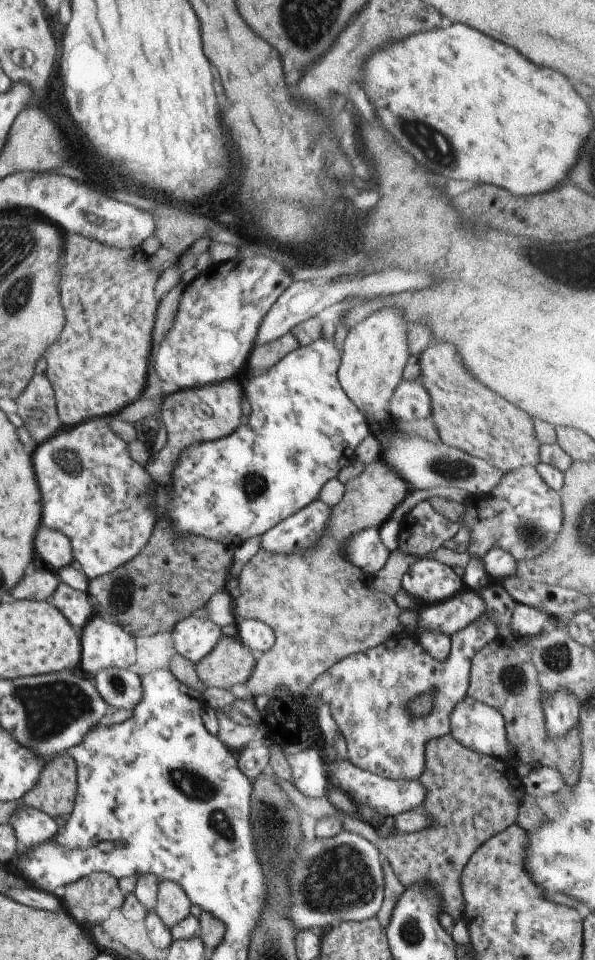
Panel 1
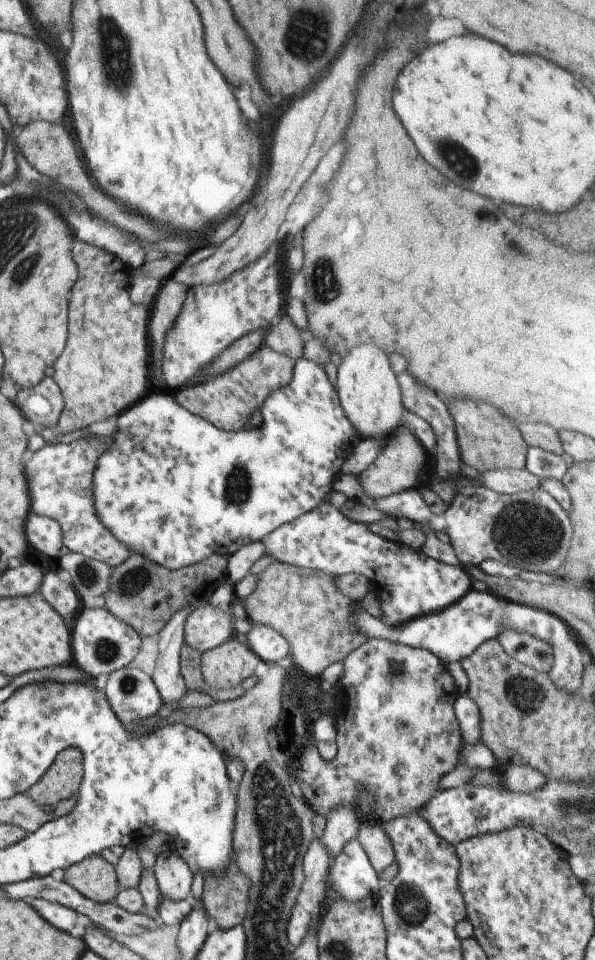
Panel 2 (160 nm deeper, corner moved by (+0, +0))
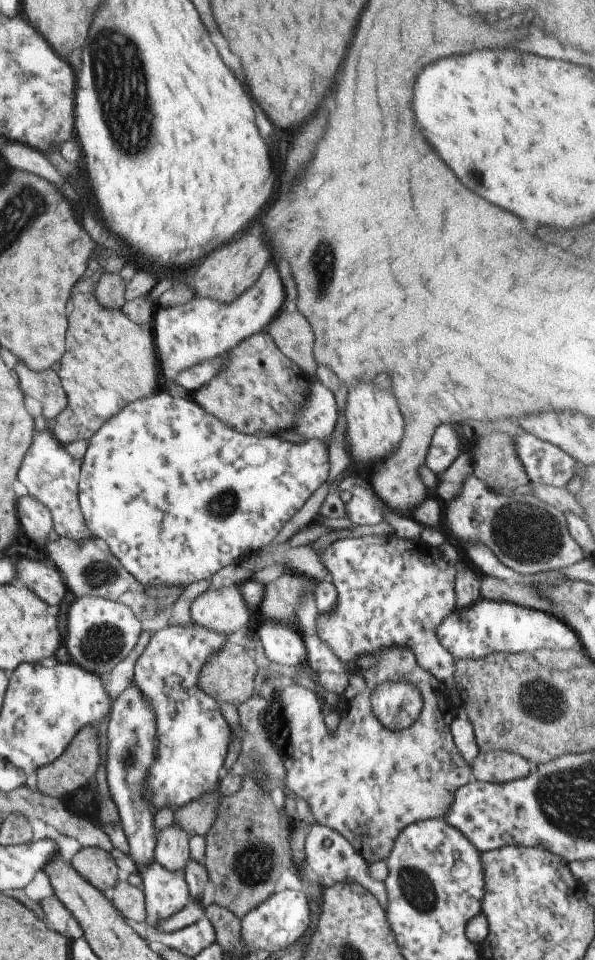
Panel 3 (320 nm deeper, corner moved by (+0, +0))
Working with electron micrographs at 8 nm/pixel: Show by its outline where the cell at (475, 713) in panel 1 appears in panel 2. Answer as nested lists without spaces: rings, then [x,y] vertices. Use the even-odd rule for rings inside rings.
[[[466,692],[457,695],[453,710],[460,728],[462,742],[469,744],[480,742],[480,714]]]

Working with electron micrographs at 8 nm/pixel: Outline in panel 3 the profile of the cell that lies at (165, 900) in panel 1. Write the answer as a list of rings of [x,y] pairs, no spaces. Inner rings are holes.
[[[173,823],[163,828],[156,838],[154,861],[161,864],[167,872],[183,873],[189,856],[188,838],[187,834]]]

